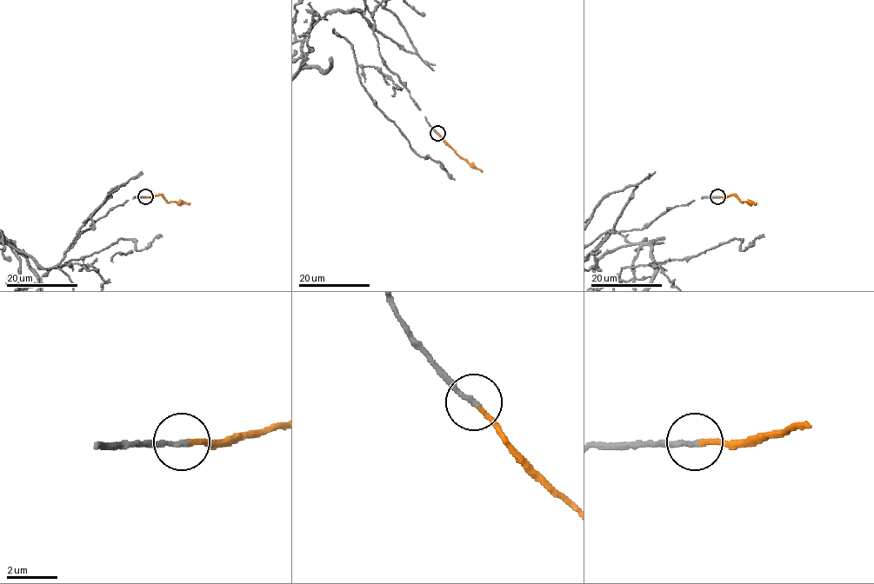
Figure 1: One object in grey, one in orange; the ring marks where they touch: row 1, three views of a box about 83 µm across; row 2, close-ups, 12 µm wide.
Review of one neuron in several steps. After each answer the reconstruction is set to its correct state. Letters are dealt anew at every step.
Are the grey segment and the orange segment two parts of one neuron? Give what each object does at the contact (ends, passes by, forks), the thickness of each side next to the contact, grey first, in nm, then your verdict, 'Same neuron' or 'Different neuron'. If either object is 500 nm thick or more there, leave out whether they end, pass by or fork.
At the ring grey ends. At the ring orange ends. Thickness 200 nm (grey) against 170 nm. Same neuron

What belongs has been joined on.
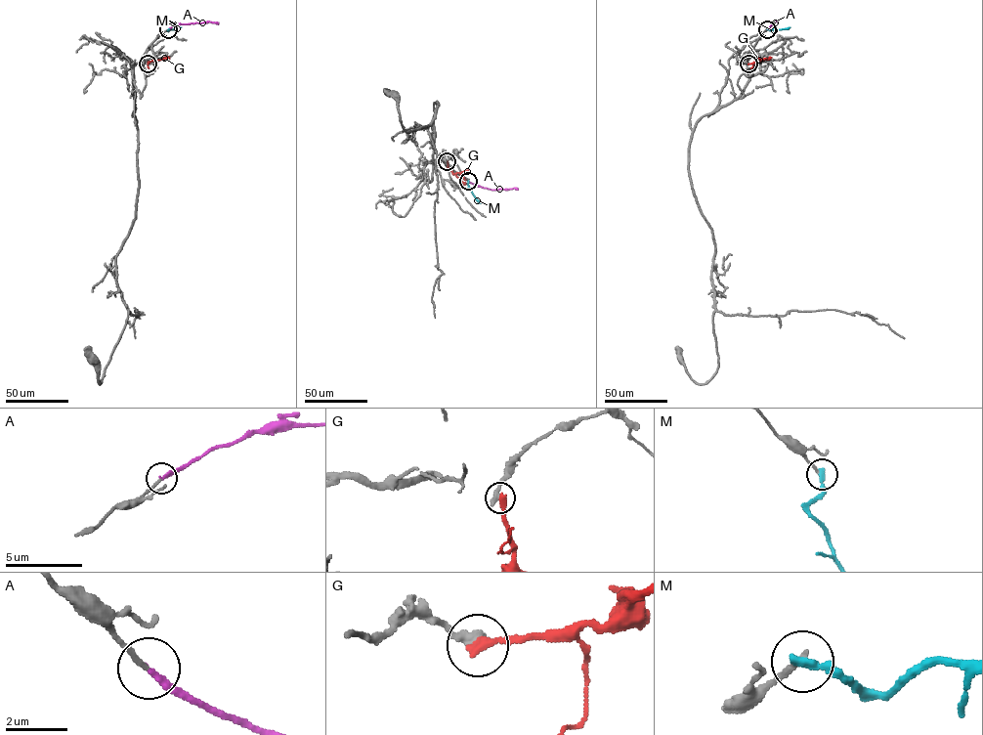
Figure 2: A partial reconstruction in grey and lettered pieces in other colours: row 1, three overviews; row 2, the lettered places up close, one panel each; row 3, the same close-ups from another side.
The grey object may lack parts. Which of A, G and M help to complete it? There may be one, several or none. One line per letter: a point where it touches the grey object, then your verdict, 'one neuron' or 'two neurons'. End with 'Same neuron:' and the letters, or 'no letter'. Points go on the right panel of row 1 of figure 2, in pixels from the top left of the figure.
A: (768, 28) | one neuron
G: (748, 64) | two neurons
M: (767, 29) | two neurons
Same neuron: A

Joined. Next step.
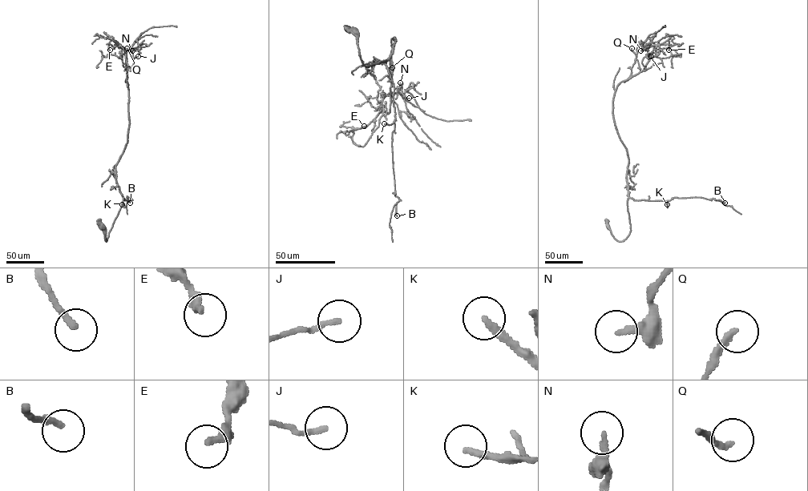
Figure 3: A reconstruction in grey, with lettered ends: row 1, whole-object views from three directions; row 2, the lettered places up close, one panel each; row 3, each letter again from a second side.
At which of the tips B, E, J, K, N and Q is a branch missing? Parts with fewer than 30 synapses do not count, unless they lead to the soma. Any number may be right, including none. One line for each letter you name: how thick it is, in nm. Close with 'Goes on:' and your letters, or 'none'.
E: Thickness 320 nm
Goes on: E

